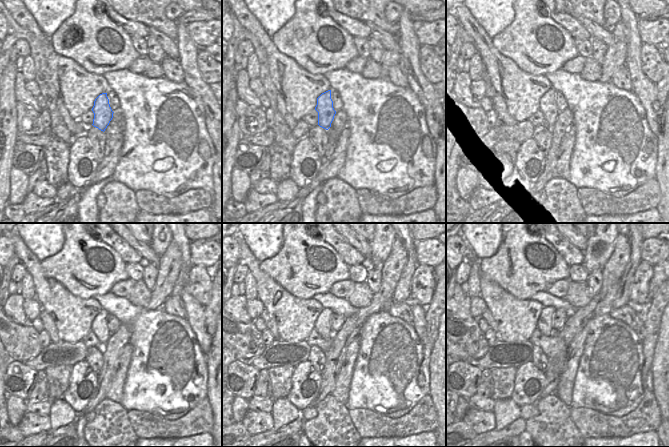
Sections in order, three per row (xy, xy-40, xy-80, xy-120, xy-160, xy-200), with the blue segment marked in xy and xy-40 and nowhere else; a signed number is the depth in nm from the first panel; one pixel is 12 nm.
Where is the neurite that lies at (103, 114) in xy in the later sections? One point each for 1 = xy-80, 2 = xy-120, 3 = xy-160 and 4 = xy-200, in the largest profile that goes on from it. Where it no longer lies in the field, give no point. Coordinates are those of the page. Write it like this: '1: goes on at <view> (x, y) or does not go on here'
1: goes on at xy-80 (547, 105)
2: goes on at xy-120 (99, 325)
3: goes on at xy-160 (322, 325)
4: goes on at xy-200 (545, 322)

